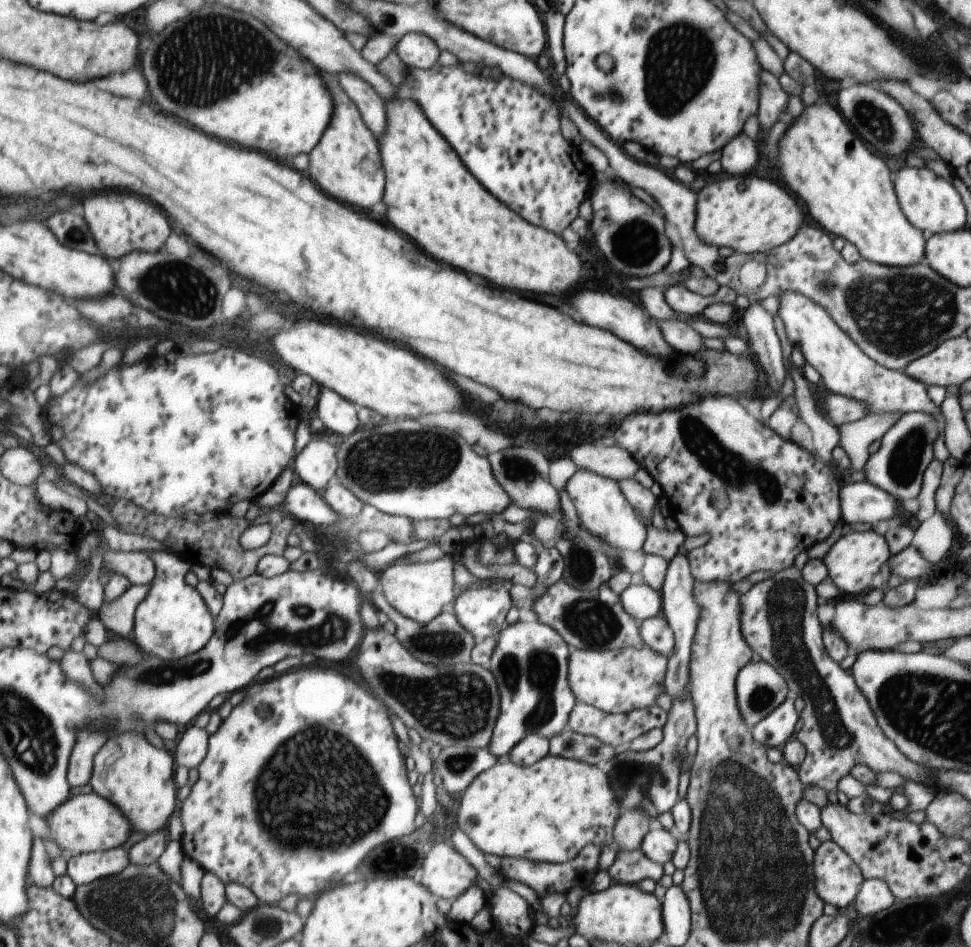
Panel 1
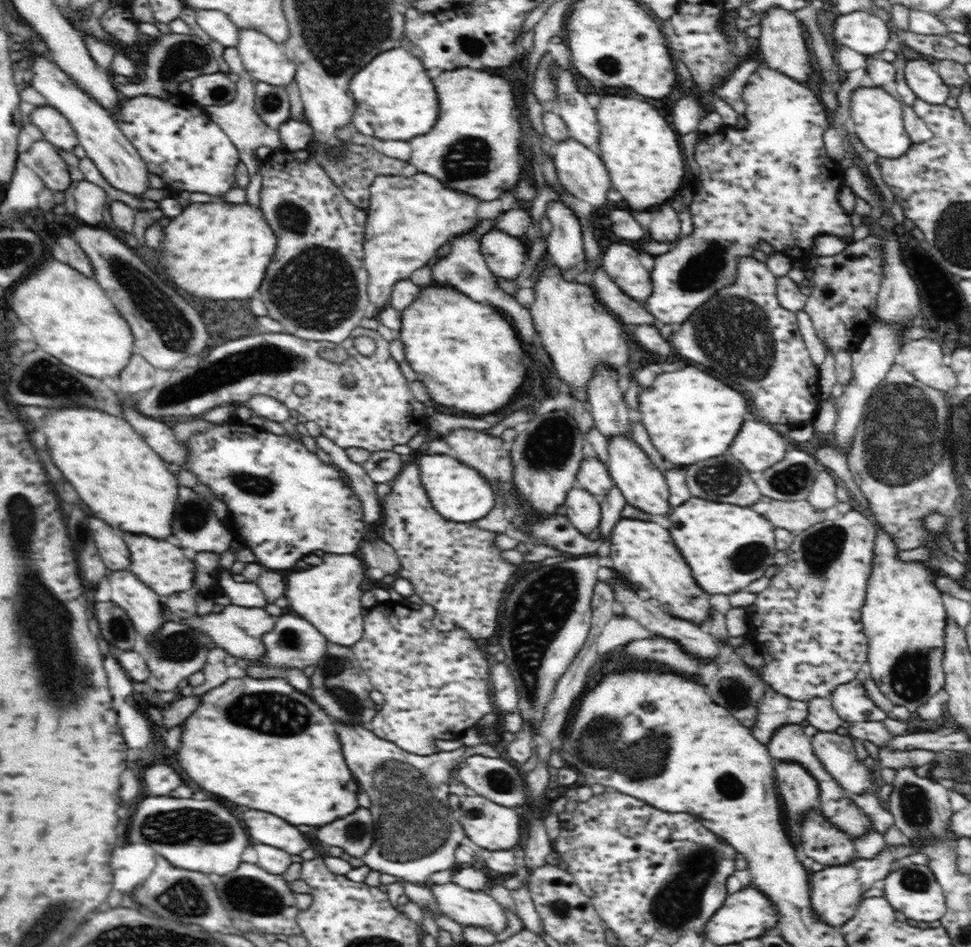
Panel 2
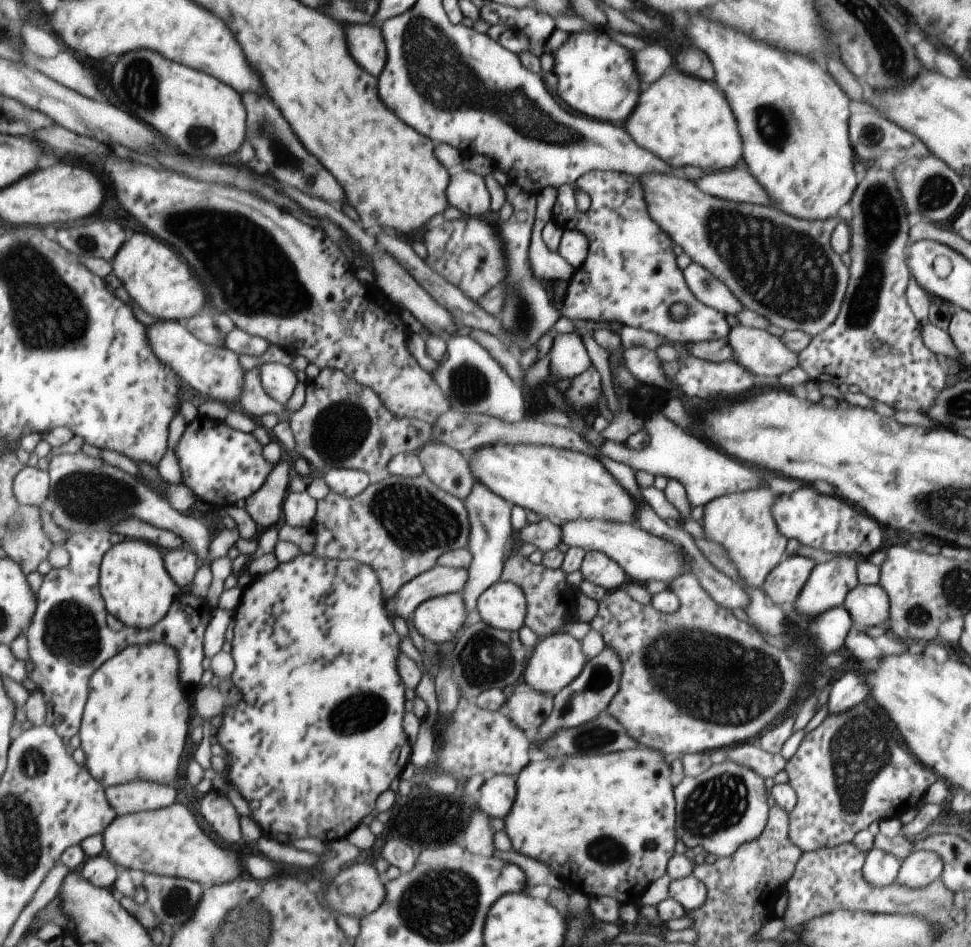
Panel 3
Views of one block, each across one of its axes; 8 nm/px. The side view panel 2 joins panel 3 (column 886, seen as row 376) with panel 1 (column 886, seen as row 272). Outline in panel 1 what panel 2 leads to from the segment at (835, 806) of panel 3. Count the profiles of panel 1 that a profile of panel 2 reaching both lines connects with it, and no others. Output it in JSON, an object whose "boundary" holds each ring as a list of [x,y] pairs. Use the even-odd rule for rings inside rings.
{"boundary":[[[794,566],[775,572],[769,578],[753,584],[745,592],[740,593],[740,628],[749,648],[759,655],[761,661],[772,665],[788,684],[788,690],[794,697],[803,700],[801,710],[801,729],[795,738],[803,744],[804,758],[800,762],[800,778],[802,788],[817,786],[825,792],[836,790],[835,784],[841,776],[851,774],[857,764],[867,766],[875,772],[897,772],[901,779],[913,780],[917,784],[925,782],[927,768],[915,764],[896,748],[896,745],[884,735],[875,717],[875,711],[868,704],[868,699],[857,688],[856,680],[848,670],[840,668],[836,661],[828,655],[821,644],[821,628],[815,616],[815,590],[809,582],[803,580],[800,570]]]}

